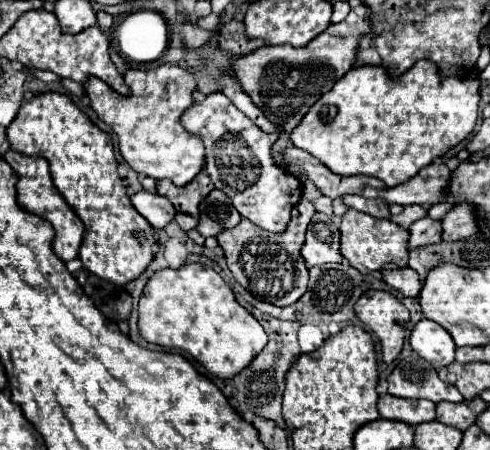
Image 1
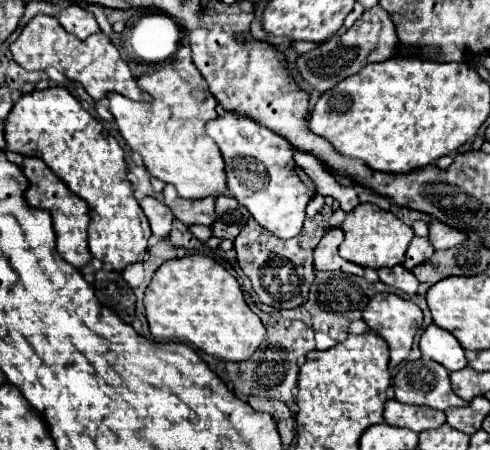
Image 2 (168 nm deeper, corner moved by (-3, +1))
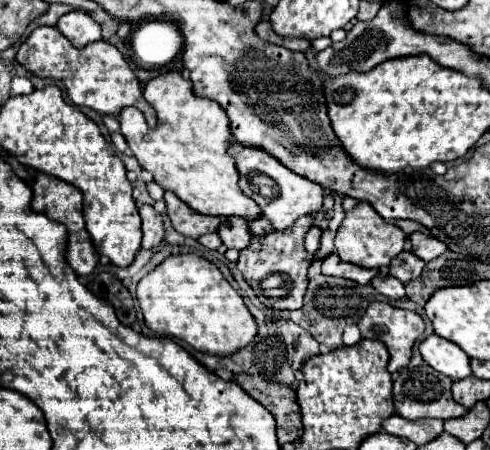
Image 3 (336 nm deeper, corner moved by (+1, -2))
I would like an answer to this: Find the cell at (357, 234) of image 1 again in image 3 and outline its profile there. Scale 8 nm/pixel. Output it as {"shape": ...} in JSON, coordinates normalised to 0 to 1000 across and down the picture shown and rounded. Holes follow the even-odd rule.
{"shape":[[[735,447],[718,469],[706,469],[706,482],[686,518],[682,544],[698,580],[710,580],[735,593],[788,598],[796,580],[824,553],[824,536],[829,536],[829,522],[816,504],[808,504],[804,496],[792,496],[788,487],[767,478],[767,469],[751,451]]]}

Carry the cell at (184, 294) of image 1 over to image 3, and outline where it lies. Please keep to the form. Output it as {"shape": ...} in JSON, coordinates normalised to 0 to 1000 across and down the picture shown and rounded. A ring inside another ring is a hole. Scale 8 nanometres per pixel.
{"shape":[[[355,567],[335,576],[286,620],[278,656],[306,736],[363,749],[412,784],[473,789],[522,749],[522,718],[494,660],[416,571]]]}

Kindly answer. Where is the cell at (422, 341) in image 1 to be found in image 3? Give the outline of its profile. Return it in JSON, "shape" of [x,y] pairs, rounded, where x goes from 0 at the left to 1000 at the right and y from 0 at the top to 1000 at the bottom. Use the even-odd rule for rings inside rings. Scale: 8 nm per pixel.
{"shape":[[[878,744],[857,762],[857,789],[873,811],[927,847],[963,833],[959,793],[931,762],[894,744]]]}

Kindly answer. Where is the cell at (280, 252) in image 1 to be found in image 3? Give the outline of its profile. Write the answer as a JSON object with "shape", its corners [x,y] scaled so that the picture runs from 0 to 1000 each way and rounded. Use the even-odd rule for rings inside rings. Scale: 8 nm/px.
{"shape":[[[620,478],[588,513],[551,513],[543,522],[514,518],[510,544],[490,558],[486,598],[543,682],[584,691],[616,682],[616,660],[629,638],[629,593],[641,571],[620,553],[620,527],[637,500],[641,482]]]}

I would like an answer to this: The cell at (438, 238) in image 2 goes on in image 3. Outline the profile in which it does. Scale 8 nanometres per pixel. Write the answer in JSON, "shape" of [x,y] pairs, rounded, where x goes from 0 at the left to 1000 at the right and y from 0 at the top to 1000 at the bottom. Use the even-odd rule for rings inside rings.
{"shape":[[[841,518],[837,531],[841,531],[841,562],[853,567],[857,576],[865,576],[865,580],[882,580],[886,571],[902,567],[914,553],[898,531],[890,531],[882,522]]]}

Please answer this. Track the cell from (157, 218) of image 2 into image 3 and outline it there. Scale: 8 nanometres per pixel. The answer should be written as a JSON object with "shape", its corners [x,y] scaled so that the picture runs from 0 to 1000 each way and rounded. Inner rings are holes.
{"shape":[[[290,456],[286,460],[286,482],[290,482],[290,549],[294,553],[314,553],[331,540],[335,531],[335,496],[331,478],[314,469],[310,456]]]}

